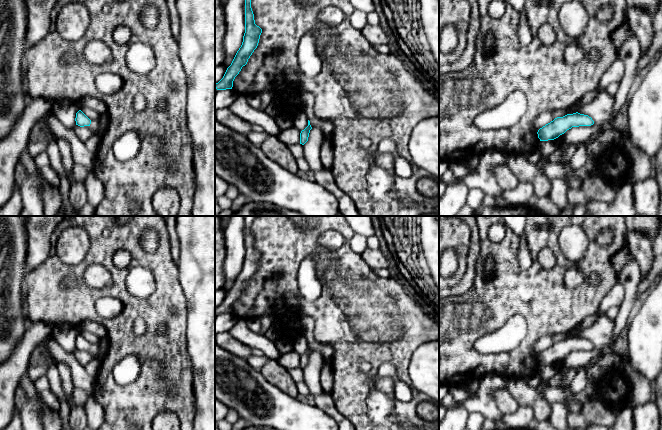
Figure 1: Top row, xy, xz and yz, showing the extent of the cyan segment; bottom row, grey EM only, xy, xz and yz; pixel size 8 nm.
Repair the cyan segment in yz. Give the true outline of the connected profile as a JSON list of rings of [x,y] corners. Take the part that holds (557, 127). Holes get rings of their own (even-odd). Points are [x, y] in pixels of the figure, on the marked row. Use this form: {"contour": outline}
{"contour": [[[576,112],[555,118],[540,128],[537,134],[540,141],[554,140],[572,127],[591,126],[593,124],[594,121],[591,117]]]}

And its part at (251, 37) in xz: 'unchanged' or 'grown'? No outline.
unchanged

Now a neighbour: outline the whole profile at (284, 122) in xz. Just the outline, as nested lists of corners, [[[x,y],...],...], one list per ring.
[[[291,114],[277,115],[275,121],[281,130],[286,130],[293,126],[293,117]]]

